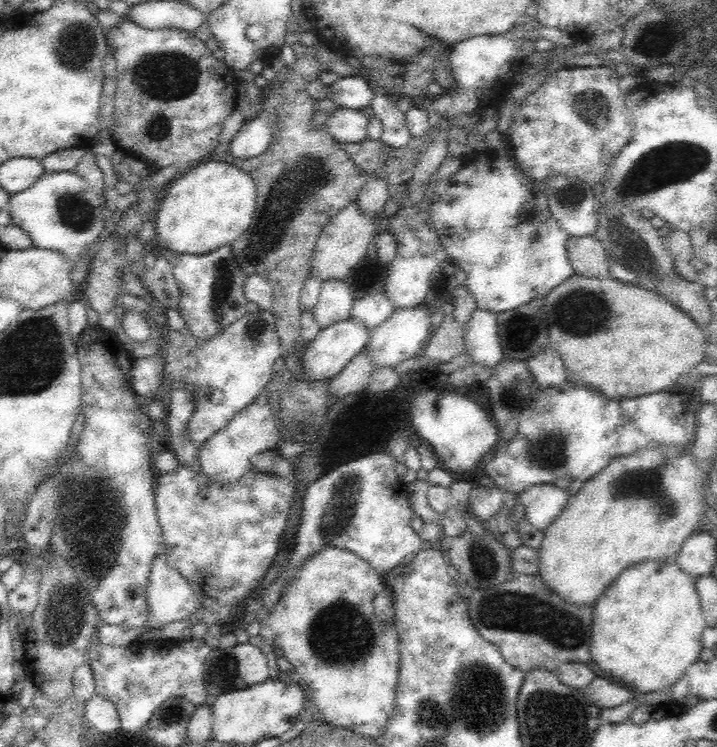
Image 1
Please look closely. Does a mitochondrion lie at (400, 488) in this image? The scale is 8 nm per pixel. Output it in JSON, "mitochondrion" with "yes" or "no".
{"mitochondrion":"no"}

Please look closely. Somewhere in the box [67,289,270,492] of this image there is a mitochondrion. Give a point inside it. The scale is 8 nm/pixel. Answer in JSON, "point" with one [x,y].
{"point":[251,331]}

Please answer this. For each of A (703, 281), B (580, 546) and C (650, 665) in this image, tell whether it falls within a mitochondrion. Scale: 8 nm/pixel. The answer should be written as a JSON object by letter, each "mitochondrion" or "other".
{"A":"other","B":"other","C":"other"}

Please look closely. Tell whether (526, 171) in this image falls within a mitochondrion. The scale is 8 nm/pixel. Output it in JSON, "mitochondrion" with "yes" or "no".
{"mitochondrion":"no"}

